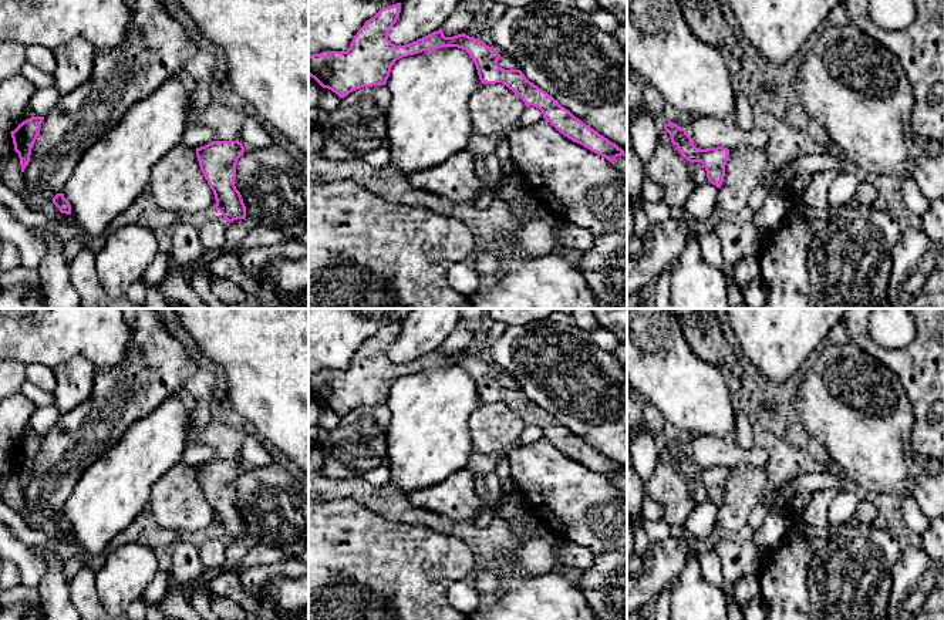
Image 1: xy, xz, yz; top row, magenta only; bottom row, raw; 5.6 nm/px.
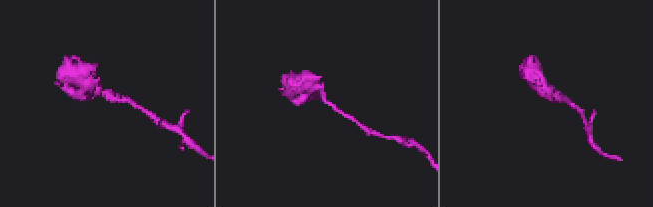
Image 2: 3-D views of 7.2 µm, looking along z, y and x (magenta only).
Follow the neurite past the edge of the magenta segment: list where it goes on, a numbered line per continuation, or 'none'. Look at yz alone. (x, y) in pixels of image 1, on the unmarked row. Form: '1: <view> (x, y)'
none

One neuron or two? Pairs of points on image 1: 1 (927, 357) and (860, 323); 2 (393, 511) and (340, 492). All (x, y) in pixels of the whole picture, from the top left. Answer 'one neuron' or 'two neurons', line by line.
1: one neuron
2: one neuron

